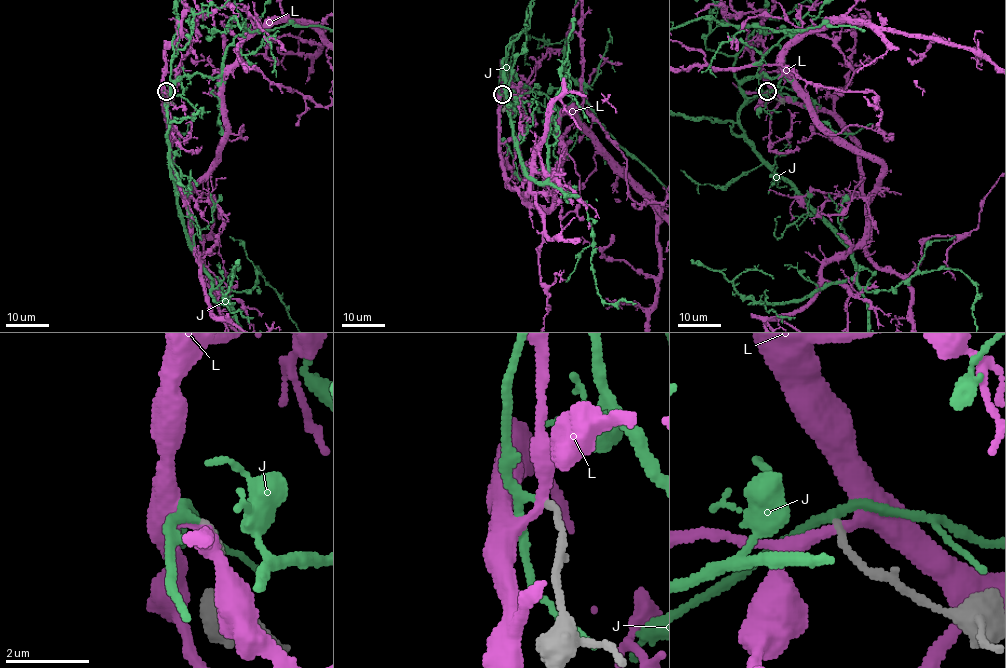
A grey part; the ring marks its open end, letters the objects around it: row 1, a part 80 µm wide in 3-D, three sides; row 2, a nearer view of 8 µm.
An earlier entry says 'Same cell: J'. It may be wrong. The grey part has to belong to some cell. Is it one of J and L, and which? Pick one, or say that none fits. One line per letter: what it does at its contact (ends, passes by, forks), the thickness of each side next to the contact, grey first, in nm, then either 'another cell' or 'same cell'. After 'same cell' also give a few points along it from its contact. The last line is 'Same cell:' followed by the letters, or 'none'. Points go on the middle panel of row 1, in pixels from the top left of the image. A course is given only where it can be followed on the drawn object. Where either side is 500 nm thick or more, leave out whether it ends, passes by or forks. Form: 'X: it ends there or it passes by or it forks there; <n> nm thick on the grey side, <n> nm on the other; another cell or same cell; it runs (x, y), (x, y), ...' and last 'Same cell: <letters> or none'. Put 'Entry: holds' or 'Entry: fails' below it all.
J: it passes by; 150 nm thick on the grey side, 200 nm on the other; same cell
L: it passes by; 170 nm thick on the grey side, 280 nm on the other; another cell
Same cell: J
Entry: holds

